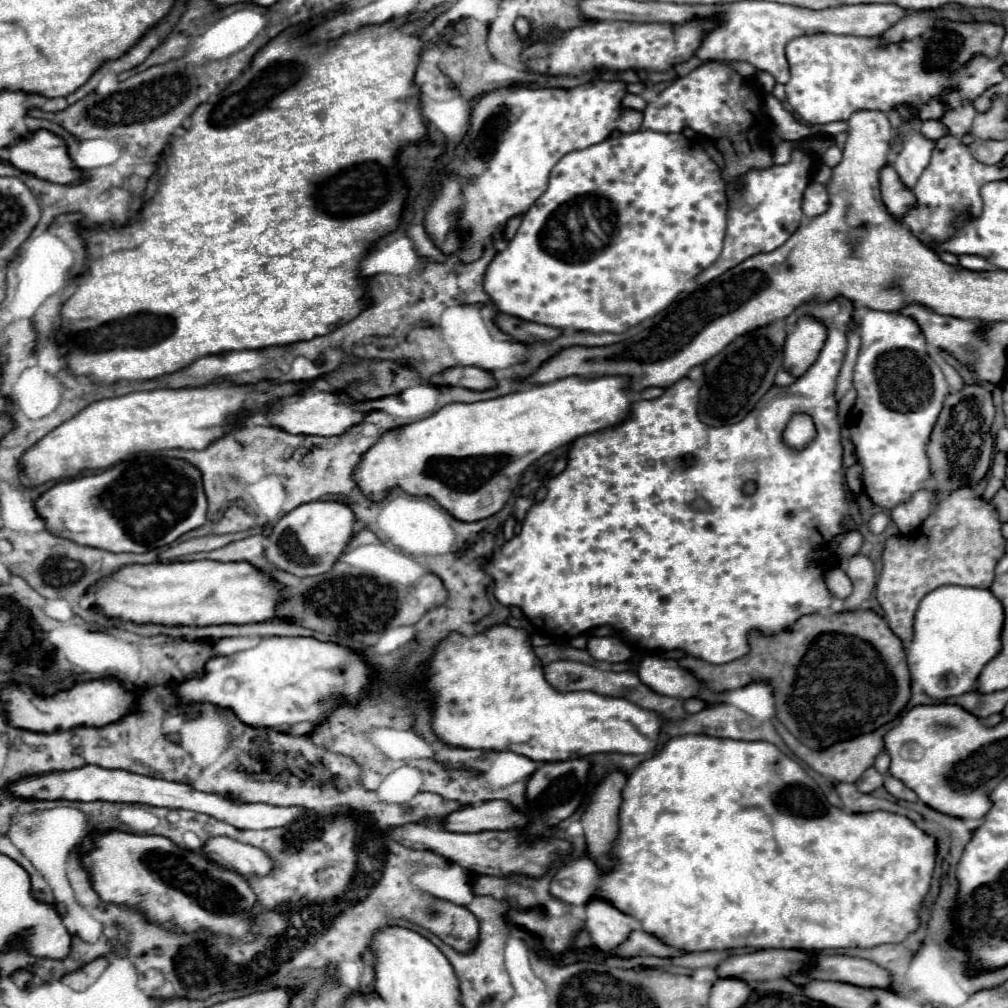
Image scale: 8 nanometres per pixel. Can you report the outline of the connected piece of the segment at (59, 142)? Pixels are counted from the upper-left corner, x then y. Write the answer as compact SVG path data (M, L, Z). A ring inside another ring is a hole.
M44 129L8 147L8 161L20 171L34 173L48 183L78 183L82 179L82 171L70 159L64 139Z

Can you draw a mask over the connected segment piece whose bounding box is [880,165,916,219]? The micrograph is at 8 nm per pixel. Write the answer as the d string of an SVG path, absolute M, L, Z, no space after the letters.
M884 165L880 171L880 189L882 189L882 199L886 203L886 207L890 209L890 213L898 219L902 219L902 215L914 205L914 195L910 189L906 189L900 181L900 177L896 175L892 165Z

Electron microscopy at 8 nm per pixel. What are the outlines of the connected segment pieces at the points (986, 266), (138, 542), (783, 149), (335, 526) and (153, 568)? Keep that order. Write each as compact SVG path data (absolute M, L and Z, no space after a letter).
M960 255L958 261L960 261L960 267L968 271L992 271L994 269L994 265L988 259L982 259L980 255Z
M138 455L96 475L58 481L34 501L52 535L110 553L146 553L206 523L200 471L184 459Z
M782 141L782 143L774 149L774 155L772 155L774 163L776 163L776 165L784 165L784 163L788 163L788 161L790 161L790 155L792 155L792 149L794 149L794 143L790 143L790 141Z
M312 501L286 513L270 531L264 555L278 569L298 577L328 573L354 537L354 511L342 501Z
M190 561L190 563L150 563L150 565L126 565L122 569L118 569L112 577L104 579L102 589L96 593L96 601L94 605L108 617L120 617L126 621L134 621L134 623L160 623L160 625L222 625L222 623L260 623L260 621L270 621L276 619L278 615L274 615L274 603L278 603L278 587L274 587L274 583L270 583L270 579L266 579L266 575L262 575L262 571L258 571L256 567L250 567L250 563L218 563L218 561Z

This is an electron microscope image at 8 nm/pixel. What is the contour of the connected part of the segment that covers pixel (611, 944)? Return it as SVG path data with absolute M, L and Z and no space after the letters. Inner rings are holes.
M590 899L590 903L586 903L581 944L592 944L602 951L610 951L638 927L640 925L632 915L618 911L612 903L606 903L606 899Z

